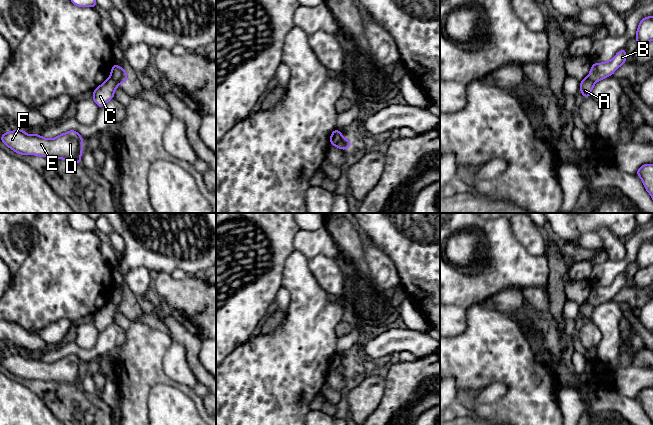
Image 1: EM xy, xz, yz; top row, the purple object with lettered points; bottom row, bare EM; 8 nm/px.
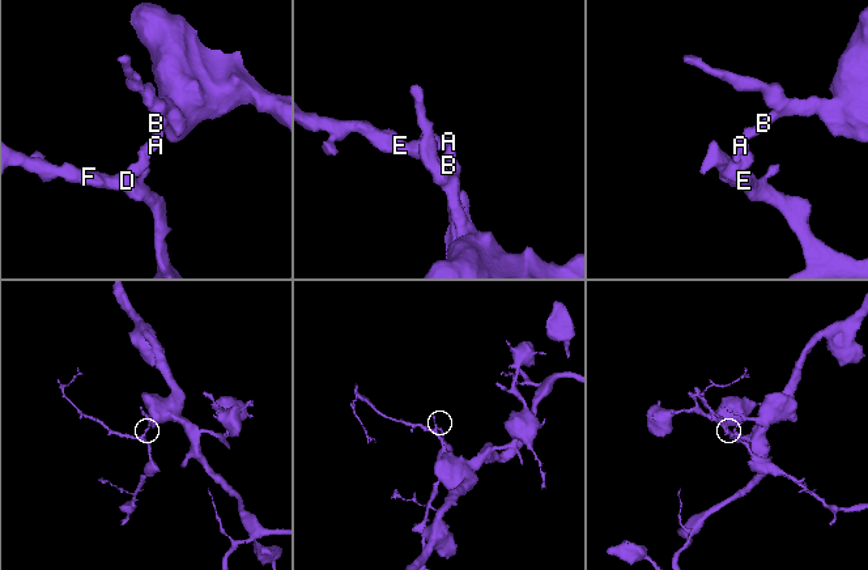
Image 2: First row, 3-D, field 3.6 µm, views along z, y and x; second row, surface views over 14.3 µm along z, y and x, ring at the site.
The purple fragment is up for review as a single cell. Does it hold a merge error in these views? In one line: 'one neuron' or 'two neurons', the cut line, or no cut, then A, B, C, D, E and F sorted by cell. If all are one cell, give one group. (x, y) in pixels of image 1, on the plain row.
two neurons; cut xy (109, 301), (119, 307); groups A C D E F / B

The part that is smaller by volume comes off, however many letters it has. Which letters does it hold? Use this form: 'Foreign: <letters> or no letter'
Foreign: A, C, D, E, F

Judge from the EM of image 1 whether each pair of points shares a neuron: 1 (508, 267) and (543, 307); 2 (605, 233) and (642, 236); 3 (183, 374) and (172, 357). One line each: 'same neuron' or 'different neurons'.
1: different neurons
2: different neurons
3: same neuron

